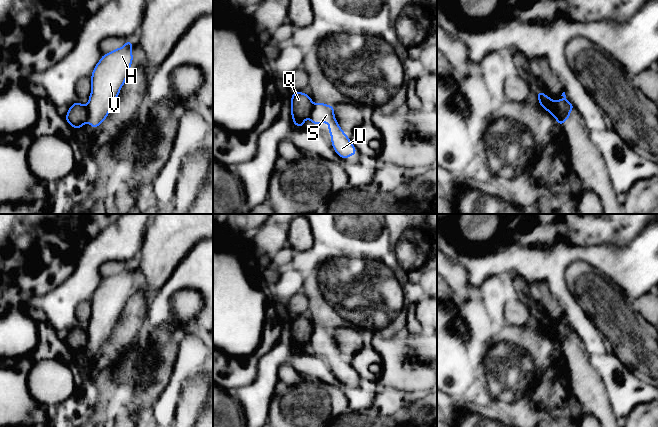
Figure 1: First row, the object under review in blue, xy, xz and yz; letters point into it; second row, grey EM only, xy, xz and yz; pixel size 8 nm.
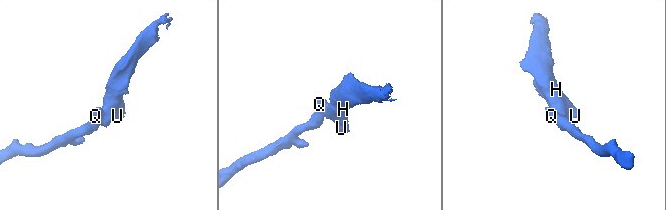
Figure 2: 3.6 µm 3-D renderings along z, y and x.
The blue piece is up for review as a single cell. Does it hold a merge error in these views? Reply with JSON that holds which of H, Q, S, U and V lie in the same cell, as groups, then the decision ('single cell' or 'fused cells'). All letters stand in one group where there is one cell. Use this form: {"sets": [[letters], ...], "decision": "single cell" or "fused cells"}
{"sets": [["H", "S", "U", "V"], ["Q"]], "decision": "fused cells"}

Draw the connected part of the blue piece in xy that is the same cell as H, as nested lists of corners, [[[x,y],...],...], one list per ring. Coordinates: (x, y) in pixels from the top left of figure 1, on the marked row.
[[[126,40],[123,47],[102,55],[93,69],[86,106],[88,123],[92,128],[97,128],[107,118],[129,75],[133,61],[132,45],[131,40]]]

